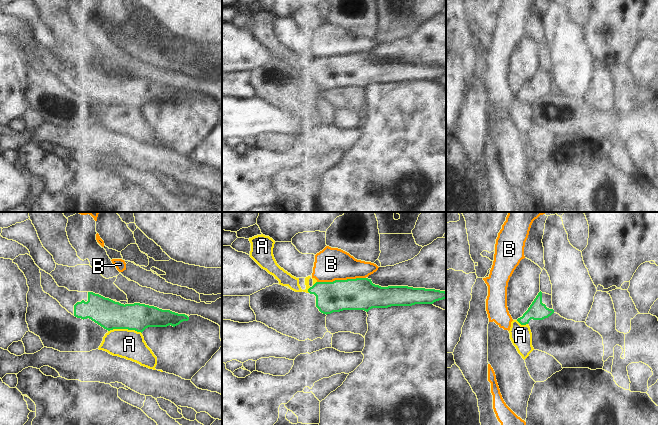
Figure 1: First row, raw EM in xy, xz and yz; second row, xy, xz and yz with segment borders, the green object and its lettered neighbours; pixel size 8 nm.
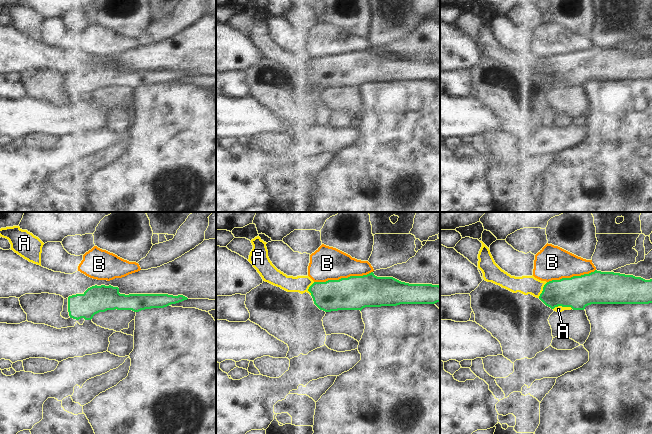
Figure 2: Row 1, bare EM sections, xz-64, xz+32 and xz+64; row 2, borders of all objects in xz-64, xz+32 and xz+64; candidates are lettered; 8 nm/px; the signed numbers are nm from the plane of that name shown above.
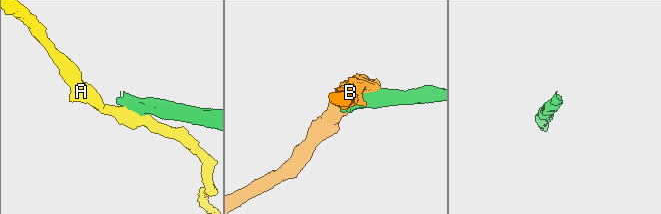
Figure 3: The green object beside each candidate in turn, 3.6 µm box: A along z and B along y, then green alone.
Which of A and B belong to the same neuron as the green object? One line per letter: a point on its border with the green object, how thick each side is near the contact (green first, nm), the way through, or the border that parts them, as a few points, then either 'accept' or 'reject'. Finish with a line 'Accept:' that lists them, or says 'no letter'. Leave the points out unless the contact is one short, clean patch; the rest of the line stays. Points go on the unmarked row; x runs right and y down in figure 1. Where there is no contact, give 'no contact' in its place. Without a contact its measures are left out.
A: xy (125, 104) | 220/240 nm | along xy (108, 106), (134, 105), (141, 109) | reject
B: xz (341, 56) | 260/260 nm | reject
Accept: no letter

